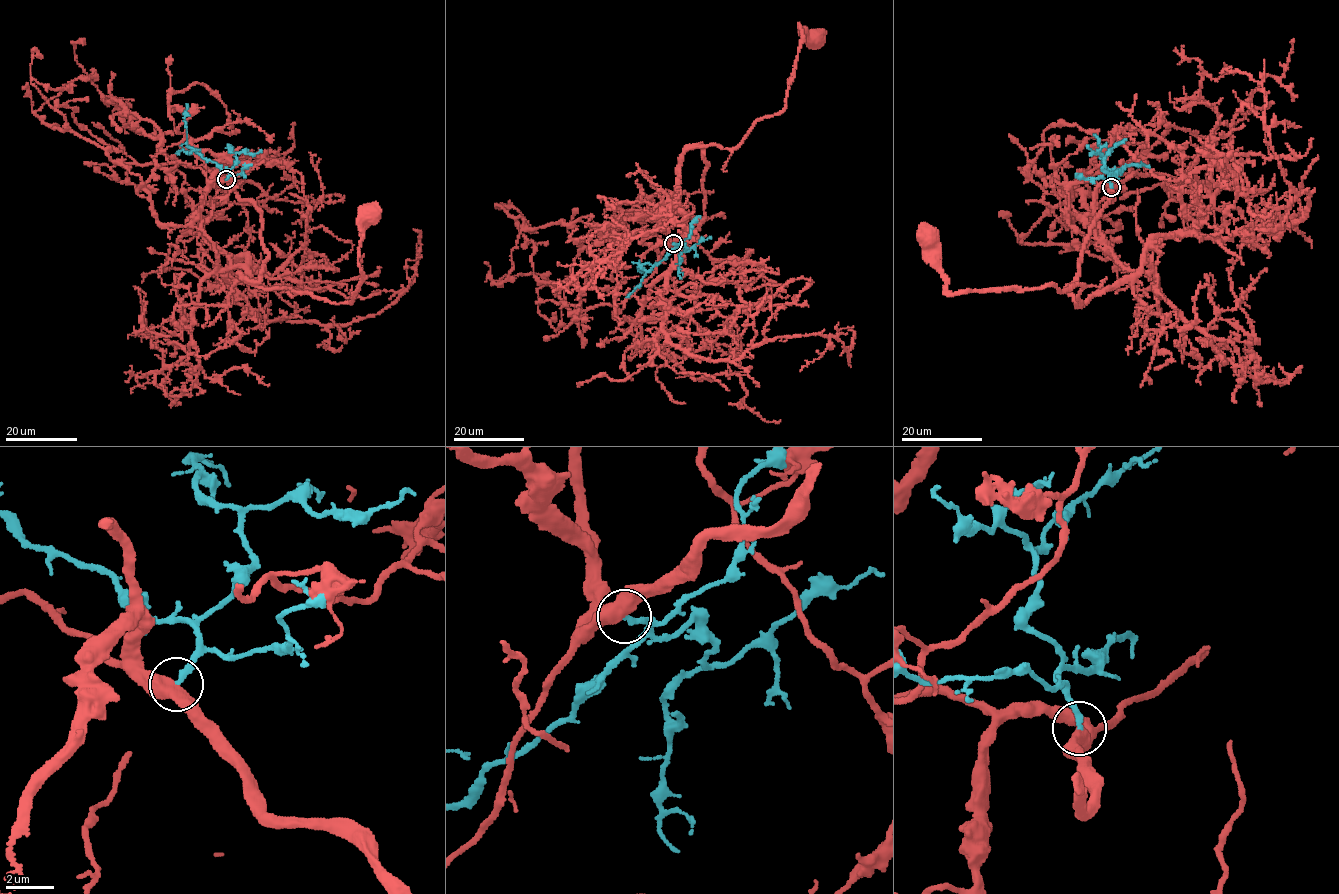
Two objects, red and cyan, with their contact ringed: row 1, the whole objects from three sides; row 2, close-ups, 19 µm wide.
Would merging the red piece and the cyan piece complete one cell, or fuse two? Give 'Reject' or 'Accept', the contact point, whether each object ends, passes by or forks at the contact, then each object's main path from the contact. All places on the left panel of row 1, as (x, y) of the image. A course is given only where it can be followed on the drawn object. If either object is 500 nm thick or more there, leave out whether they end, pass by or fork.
Reject. Place: (226, 179). Course of red: (225, 179), (261, 211), (268, 259), (256, 284), (267, 289), (352, 302), (362, 276), (361, 231), (373, 213). Course of cyan: (225, 179), (229, 171), (188, 145), (184, 120), (186, 104)

